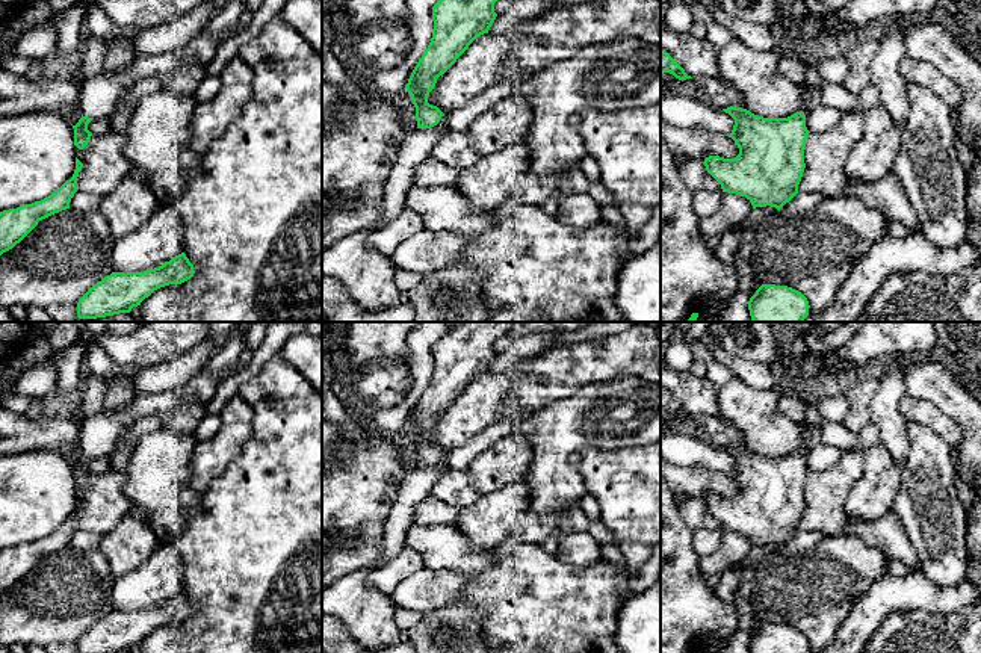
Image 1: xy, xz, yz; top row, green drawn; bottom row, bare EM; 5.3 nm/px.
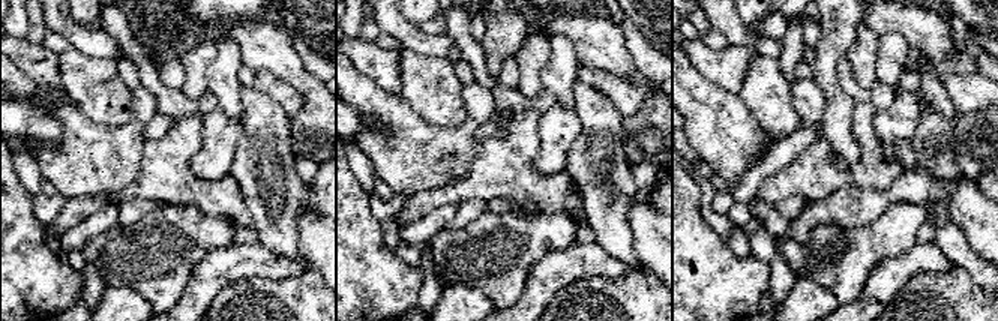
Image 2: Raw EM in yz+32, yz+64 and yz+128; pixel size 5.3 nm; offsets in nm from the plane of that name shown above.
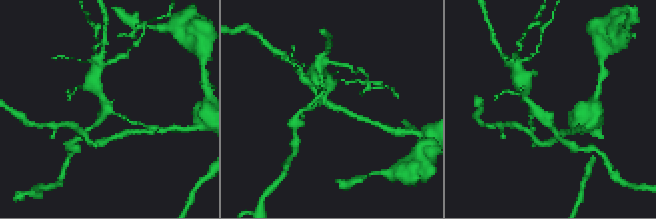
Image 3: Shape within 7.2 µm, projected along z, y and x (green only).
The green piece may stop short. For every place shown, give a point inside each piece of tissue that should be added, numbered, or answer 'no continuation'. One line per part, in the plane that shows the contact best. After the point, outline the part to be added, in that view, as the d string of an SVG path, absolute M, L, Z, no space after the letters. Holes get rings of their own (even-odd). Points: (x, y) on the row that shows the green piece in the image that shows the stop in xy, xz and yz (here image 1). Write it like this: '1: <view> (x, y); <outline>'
1: xy (100, 95); M166 51L151 56L136 56L133 63L112 74L98 74L80 85L79 107L83 116L92 119L110 118L121 97L132 89L135 83L147 77L163 79L177 67L175 51Z

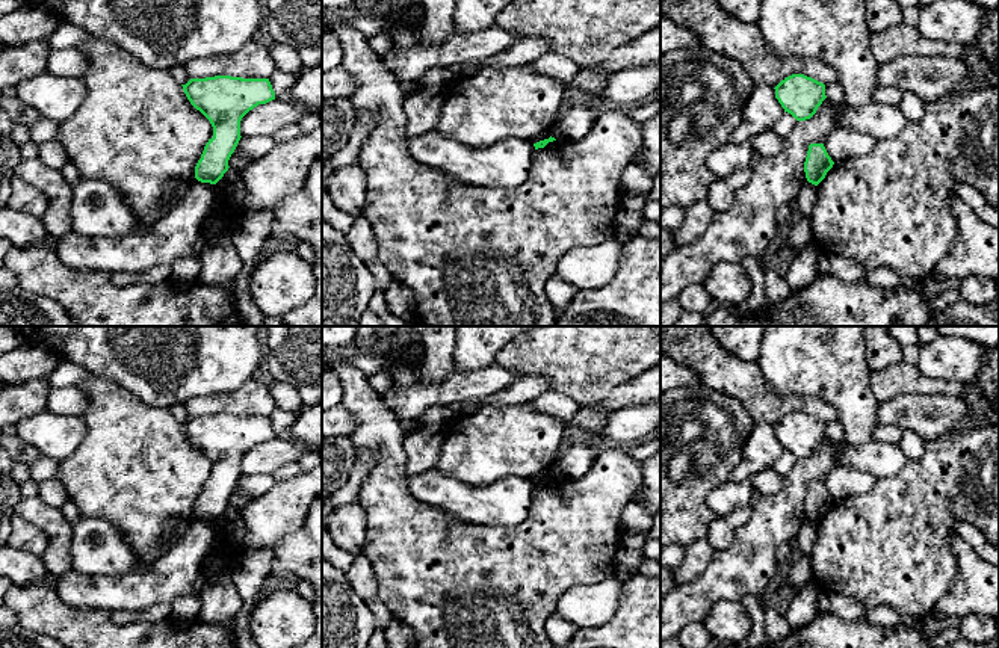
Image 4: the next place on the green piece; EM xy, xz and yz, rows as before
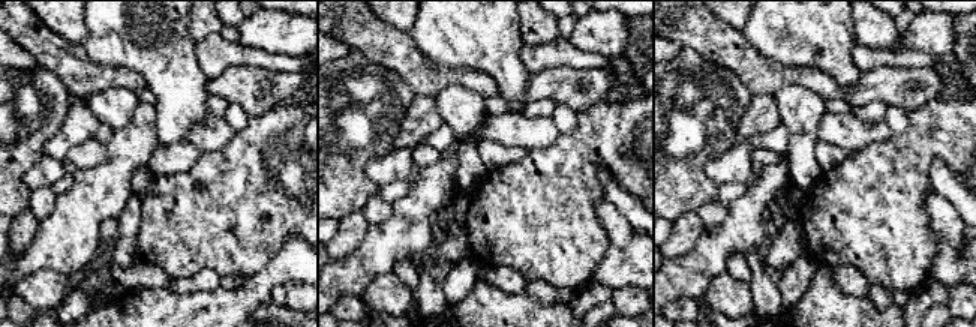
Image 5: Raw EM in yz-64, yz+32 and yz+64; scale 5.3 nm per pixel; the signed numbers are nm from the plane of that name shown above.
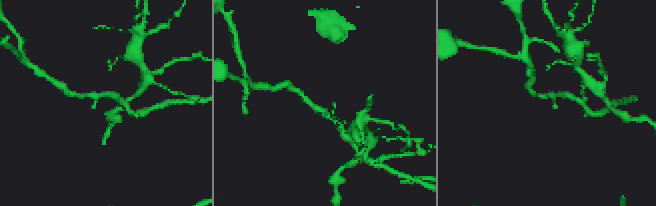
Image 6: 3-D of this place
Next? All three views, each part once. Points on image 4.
no continuation

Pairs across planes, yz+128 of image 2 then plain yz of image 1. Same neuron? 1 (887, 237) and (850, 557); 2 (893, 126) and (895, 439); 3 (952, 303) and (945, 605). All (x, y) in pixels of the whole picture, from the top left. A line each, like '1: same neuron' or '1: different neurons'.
1: same neuron
2: different neurons
3: different neurons

